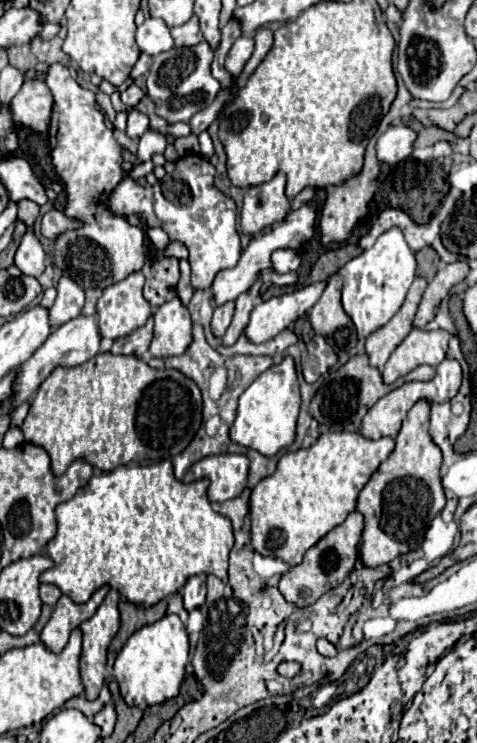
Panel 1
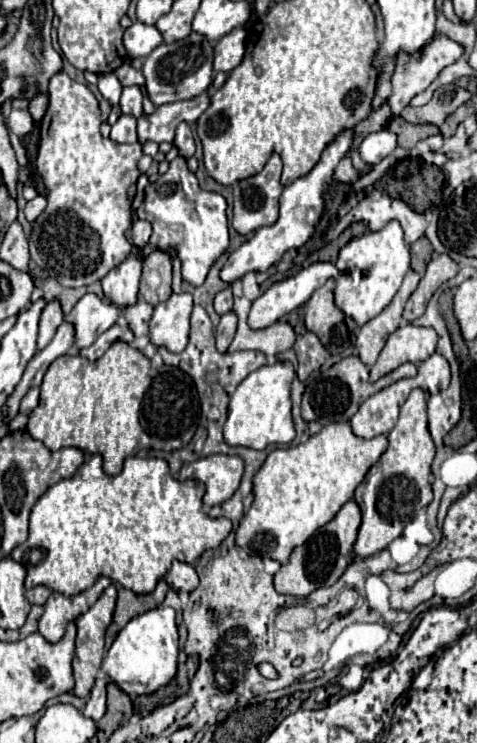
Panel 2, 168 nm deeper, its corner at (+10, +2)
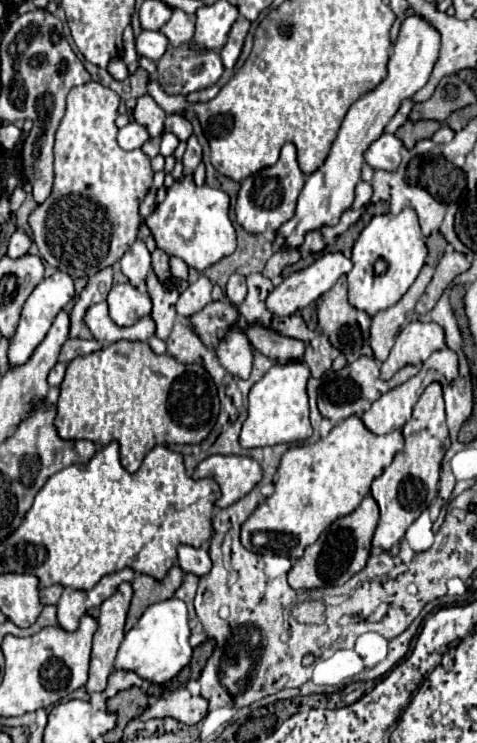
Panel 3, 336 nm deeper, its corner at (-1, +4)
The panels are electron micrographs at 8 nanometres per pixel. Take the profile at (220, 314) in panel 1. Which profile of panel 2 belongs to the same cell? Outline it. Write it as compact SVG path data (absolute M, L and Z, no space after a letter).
M224 288L224 290L220 290L220 292L216 294L216 298L214 298L214 308L216 308L216 312L218 312L220 316L232 310L232 290L230 290L230 288Z

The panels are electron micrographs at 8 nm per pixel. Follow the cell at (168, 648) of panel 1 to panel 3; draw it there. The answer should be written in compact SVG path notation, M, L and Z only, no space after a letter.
M169 598L151 604L139 622L125 634L125 640L121 642L115 658L115 668L131 670L151 684L165 684L191 662L193 648L189 643L190 635L187 606L181 600Z

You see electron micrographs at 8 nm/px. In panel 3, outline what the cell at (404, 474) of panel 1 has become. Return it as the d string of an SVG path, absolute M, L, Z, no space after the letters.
M439 384L425 388L413 408L413 418L403 426L403 436L405 448L395 454L393 462L371 484L371 496L381 508L379 524L373 534L373 546L381 550L391 550L395 544L399 544L405 536L405 530L437 498L441 460L449 448L449 432L445 424L443 394Z

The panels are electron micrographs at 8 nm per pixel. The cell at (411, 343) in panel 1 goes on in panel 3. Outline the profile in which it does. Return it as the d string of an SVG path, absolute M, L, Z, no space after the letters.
M411 322L403 328L391 348L389 358L381 364L381 378L389 380L399 368L407 364L421 366L435 350L445 348L443 328L435 322Z

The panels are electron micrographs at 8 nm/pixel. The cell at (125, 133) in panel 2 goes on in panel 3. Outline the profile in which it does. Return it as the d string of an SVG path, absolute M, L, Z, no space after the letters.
M129 122L125 128L119 130L119 146L123 150L135 150L135 148L141 148L149 136L147 136L147 128L143 128L143 124L139 122Z

